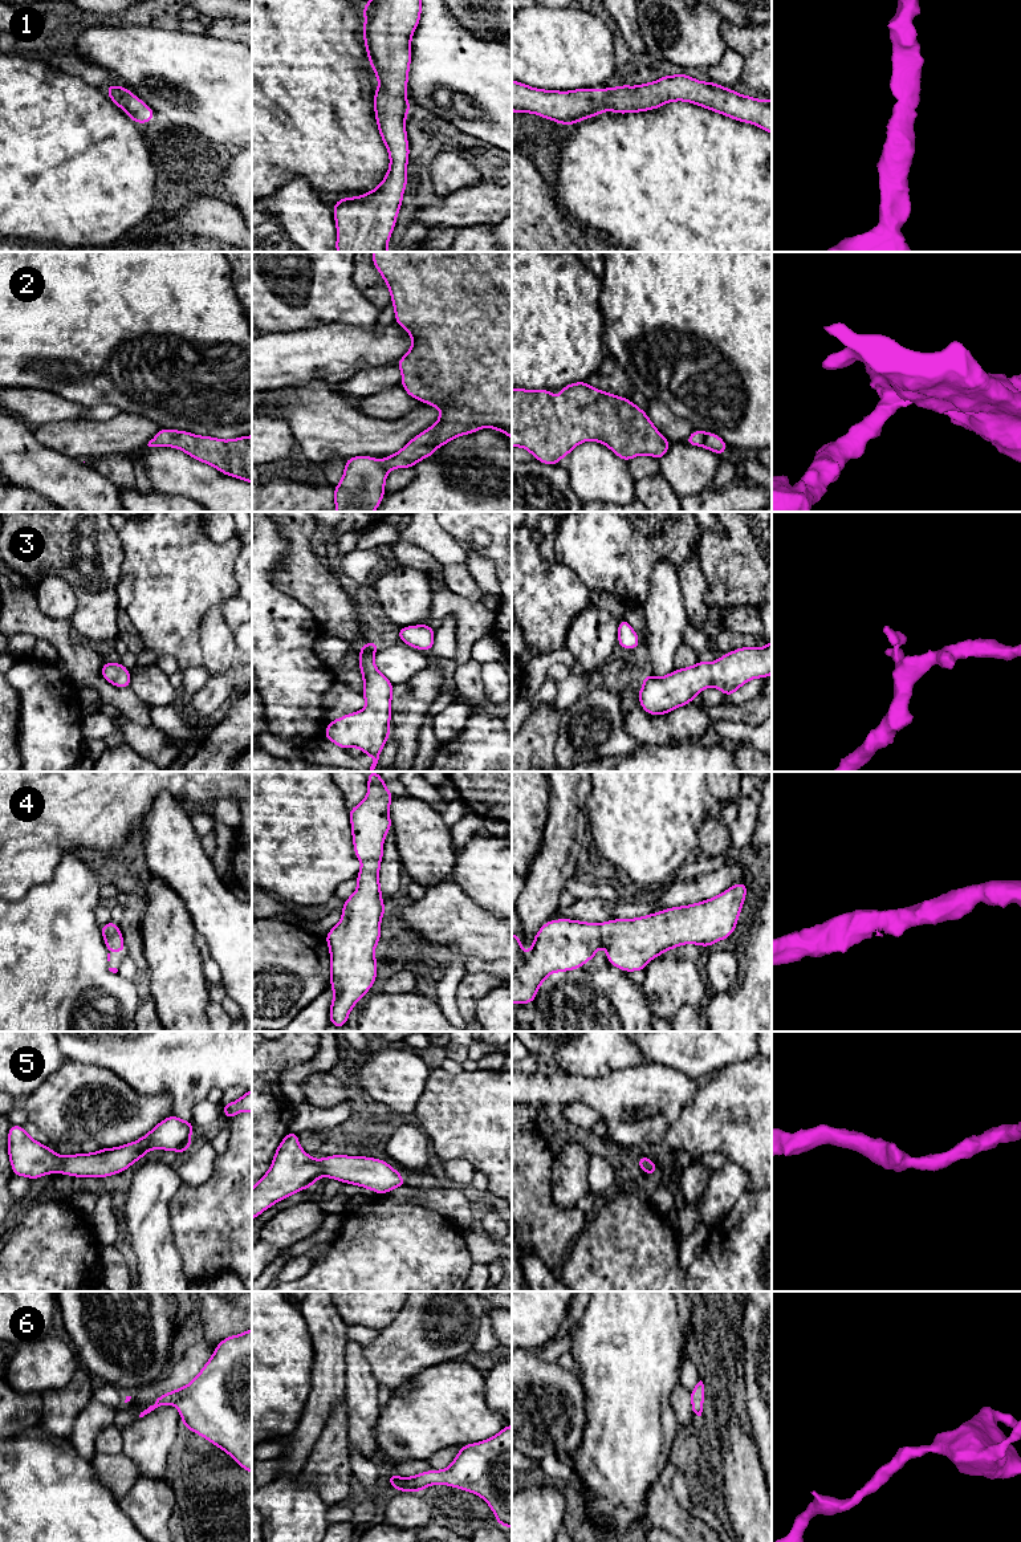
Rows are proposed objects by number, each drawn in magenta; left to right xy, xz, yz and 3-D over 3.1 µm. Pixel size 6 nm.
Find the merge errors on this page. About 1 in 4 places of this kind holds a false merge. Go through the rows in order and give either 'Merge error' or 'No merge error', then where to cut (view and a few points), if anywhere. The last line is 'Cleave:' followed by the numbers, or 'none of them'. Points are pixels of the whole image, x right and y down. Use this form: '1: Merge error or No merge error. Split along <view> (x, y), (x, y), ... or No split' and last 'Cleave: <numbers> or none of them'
1: No merge error. No split
2: No merge error. No split
3: No merge error. No split
4: No merge error. No split
5: No merge error. No split
6: No merge error. No split
Cleave: none of them

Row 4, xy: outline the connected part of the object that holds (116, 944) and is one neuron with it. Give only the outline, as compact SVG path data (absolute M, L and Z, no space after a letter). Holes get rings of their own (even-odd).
M109 921L103 925L101 925L101 932L102 932L107 951L119 952L119 953L125 952L126 947L123 943L122 932L118 928L117 923Z

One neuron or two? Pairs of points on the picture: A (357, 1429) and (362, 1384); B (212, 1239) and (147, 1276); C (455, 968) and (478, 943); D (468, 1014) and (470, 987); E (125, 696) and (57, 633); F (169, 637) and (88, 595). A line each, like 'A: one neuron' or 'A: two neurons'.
A: one neuron
B: two neurons
C: two neurons
D: one neuron
E: one neuron
F: two neurons

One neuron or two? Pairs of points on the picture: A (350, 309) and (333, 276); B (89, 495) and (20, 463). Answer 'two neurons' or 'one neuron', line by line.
A: one neuron
B: one neuron

